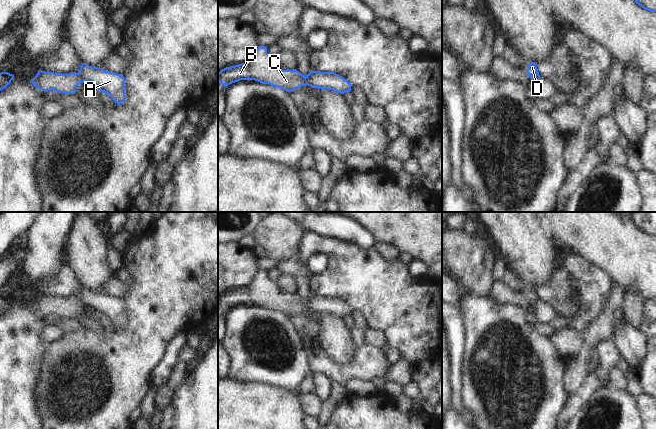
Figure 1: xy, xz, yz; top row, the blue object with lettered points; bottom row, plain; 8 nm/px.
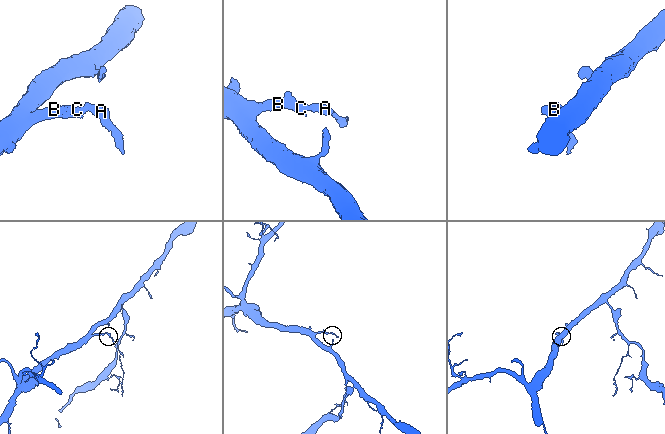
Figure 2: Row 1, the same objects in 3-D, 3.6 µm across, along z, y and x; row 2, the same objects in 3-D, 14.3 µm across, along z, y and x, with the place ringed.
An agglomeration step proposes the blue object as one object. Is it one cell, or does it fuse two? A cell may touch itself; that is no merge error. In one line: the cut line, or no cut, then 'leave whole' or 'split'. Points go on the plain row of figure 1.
cut xy (78, 297), (84, 304); split

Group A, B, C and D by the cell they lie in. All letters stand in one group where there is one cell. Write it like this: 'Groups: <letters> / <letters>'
Groups: A D / B C.

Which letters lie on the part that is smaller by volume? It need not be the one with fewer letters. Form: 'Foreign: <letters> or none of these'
Foreign: A, D

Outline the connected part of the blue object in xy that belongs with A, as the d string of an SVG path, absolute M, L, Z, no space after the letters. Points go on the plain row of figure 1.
M82 287L79 293L79 299L84 305L90 306L111 320L112 324L118 329L125 324L125 302L122 298L105 295L102 292L92 291Z

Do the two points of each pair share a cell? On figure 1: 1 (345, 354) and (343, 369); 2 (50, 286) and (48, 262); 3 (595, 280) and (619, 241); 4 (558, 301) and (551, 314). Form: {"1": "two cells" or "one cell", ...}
{"1": "two cells", "2": "two cells", "3": "two cells", "4": "two cells"}

